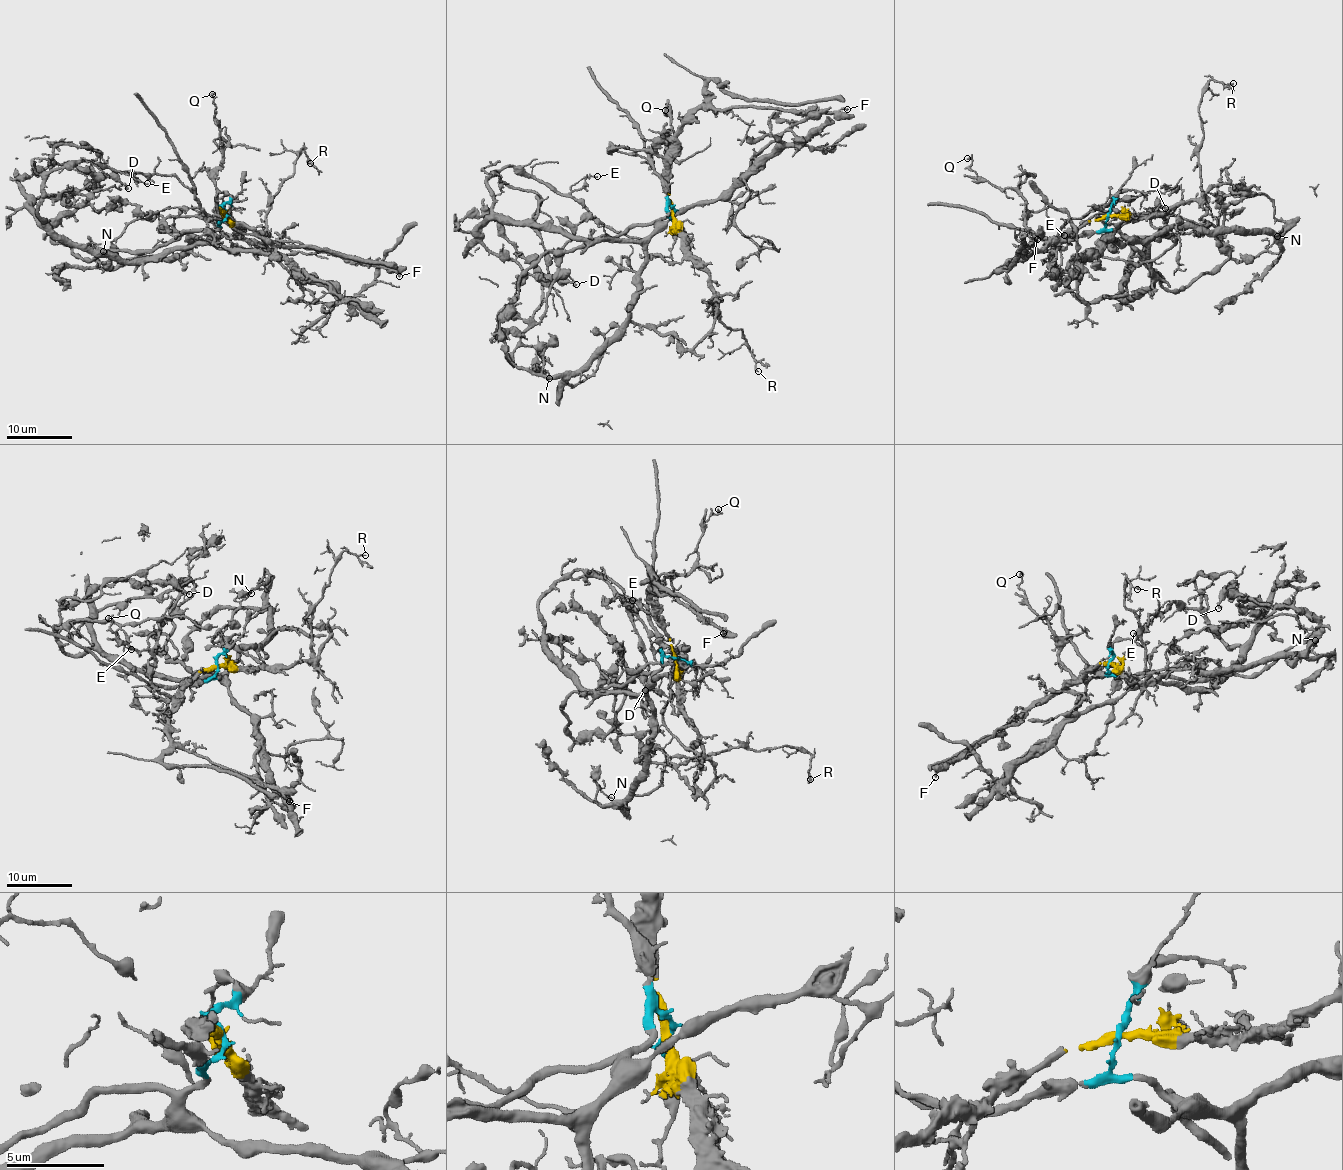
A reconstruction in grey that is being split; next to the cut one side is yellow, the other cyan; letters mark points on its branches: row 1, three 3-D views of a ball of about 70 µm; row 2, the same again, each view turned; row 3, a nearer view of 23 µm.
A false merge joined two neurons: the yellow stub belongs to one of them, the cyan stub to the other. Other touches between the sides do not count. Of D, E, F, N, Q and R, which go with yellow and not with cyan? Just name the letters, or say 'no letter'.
F, Q, R

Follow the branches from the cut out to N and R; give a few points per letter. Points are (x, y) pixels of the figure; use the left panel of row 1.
N: (226, 212), (212, 240), (204, 243), (189, 237), (190, 249), (184, 256), (101, 268), (96, 256), (103, 251)
R: (226, 212), (235, 234), (262, 242), (268, 249), (264, 239), (269, 198), (292, 174), (302, 149), (309, 164)

